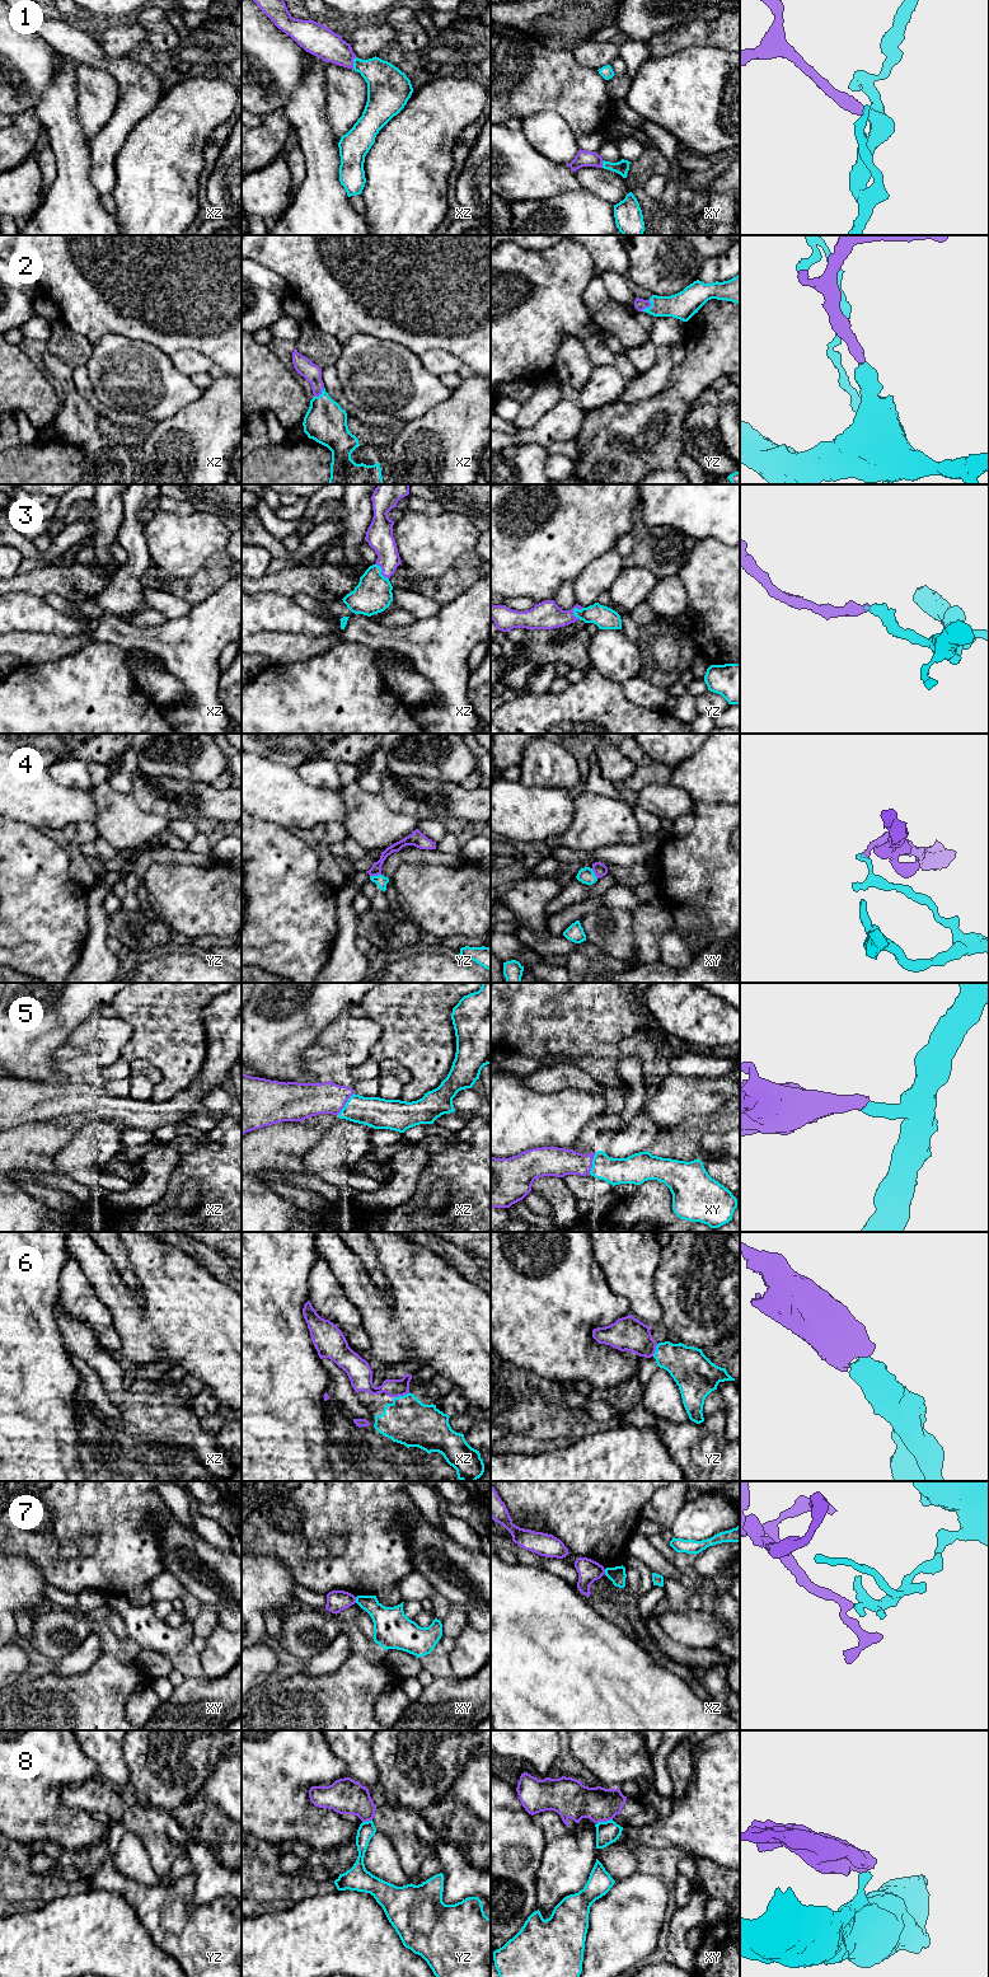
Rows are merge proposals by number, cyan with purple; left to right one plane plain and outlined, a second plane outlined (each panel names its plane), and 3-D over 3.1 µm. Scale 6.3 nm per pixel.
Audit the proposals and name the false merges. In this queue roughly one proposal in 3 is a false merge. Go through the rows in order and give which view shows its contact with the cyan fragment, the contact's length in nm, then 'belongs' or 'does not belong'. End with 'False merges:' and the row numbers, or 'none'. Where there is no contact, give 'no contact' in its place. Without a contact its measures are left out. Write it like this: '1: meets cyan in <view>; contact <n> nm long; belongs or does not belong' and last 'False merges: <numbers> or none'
1: meets cyan in xz; contact 80 nm long; belongs
2: meets cyan in yz; contact 100 nm long; belongs
3: meets cyan in xz; contact 130 nm long; belongs
4: meets cyan in yz; contact 70 nm long; does not belong
5: meets cyan in xy; contact 150 nm long; belongs
6: meets cyan in xz; contact 110 nm long; belongs
7: meets cyan in xy; contact 40 nm long; does not belong
8: meets cyan in xy; contact 110 nm long; does not belong
False merges: 4, 7, 8

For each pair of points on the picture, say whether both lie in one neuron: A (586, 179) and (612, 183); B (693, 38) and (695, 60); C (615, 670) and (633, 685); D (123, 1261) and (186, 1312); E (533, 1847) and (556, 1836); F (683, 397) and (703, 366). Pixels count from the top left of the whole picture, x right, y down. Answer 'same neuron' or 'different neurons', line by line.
A: same neuron
B: different neurons
C: different neurons
D: different neurons
E: different neurons
F: same neuron

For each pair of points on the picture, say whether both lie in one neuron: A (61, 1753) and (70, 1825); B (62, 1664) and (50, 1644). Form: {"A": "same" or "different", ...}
{"A": "same", "B": "different"}

